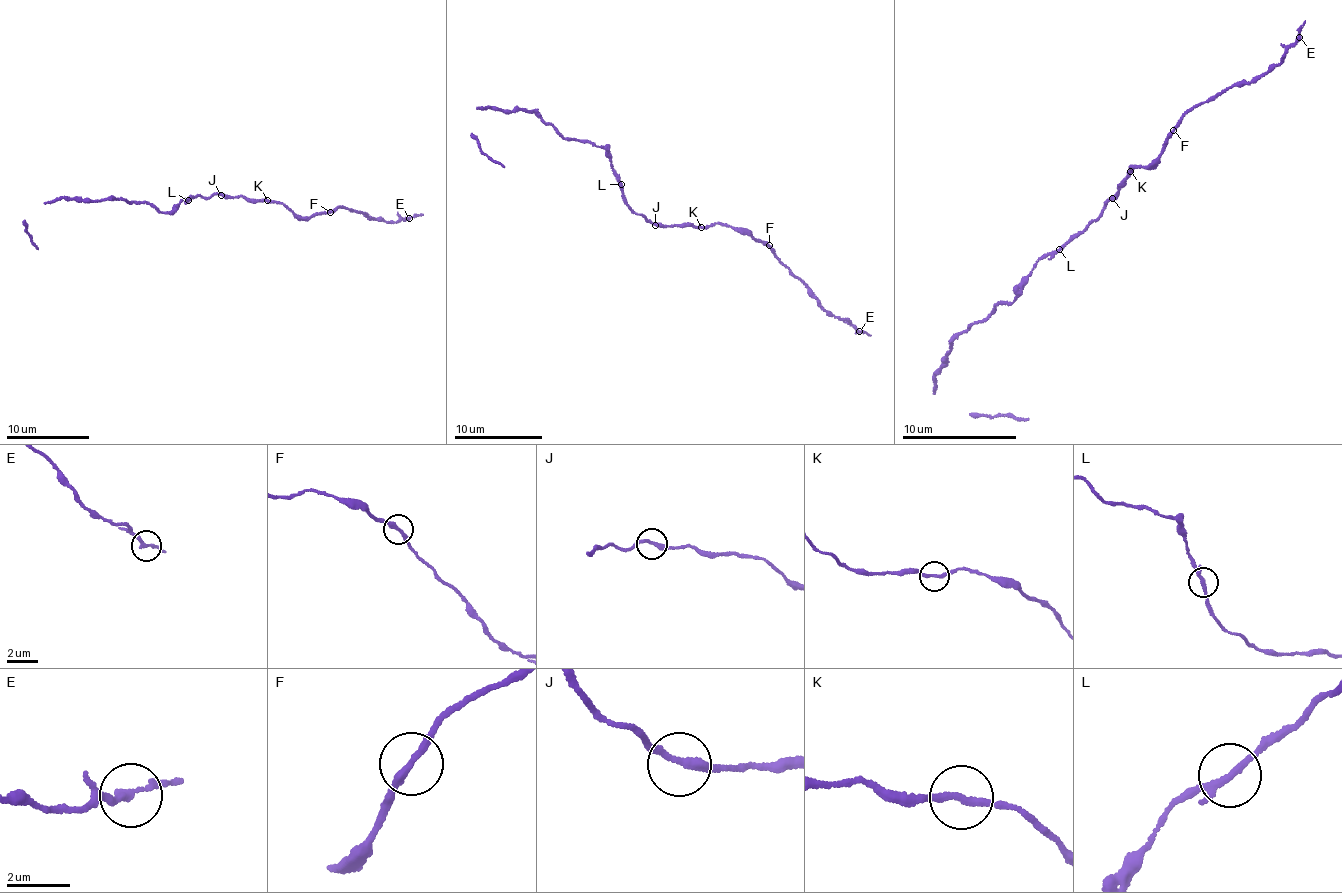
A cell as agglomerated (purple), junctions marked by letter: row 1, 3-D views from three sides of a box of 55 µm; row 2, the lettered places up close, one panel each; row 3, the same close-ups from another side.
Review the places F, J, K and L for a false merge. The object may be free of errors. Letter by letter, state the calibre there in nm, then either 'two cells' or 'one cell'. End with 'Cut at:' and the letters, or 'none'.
F: calibre 240 nm; two cells
J: calibre 240 nm; one cell
K: calibre 200 nm; one cell
L: calibre 220 nm; one cell
Cut at: F

